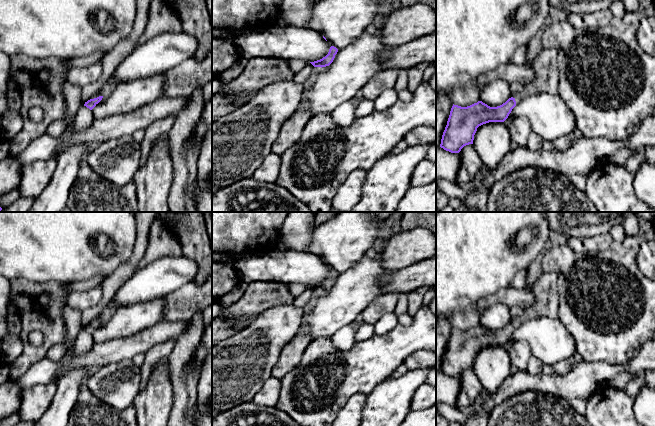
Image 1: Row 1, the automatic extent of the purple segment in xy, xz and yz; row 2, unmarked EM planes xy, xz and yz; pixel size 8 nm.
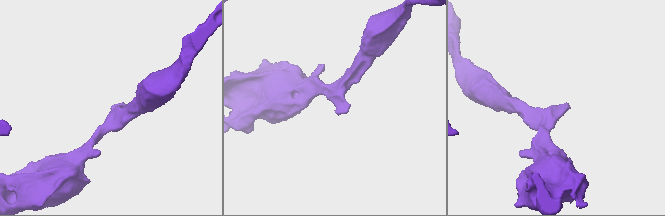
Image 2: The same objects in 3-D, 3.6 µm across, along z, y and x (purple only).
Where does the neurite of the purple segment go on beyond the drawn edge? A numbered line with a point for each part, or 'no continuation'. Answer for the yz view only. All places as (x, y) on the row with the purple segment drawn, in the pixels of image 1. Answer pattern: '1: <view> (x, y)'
1: yz (545, 68)

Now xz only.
1: xz (316, 71)

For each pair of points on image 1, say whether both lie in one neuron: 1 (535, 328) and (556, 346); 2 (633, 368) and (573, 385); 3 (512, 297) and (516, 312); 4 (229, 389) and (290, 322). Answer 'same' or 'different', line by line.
1: same
2: same
3: different
4: same

